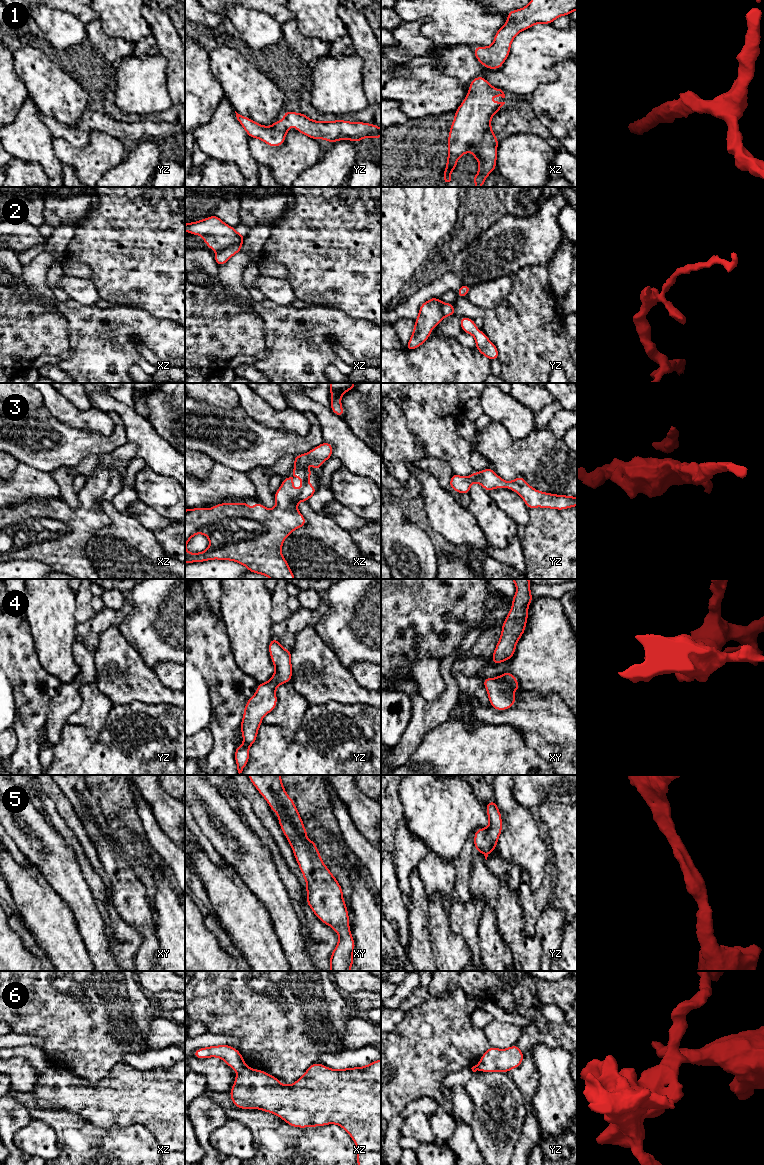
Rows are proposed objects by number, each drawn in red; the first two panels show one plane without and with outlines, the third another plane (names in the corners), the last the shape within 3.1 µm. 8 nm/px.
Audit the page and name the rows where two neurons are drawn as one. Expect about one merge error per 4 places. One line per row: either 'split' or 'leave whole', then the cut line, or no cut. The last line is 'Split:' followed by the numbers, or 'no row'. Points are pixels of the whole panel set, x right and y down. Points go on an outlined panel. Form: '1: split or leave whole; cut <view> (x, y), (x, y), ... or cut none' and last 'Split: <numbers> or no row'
1: leave whole; cut none
2: split; cut xz (239, 235), (239, 239), (236, 242), (220, 251)
3: leave whole; cut none
4: leave whole; cut none
5: leave whole; cut none
6: split; cut xz (246, 1066), (238, 1072)
Split: 2, 6

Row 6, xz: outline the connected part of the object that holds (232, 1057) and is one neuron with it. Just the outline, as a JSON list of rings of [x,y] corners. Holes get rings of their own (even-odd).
[[[230,1045],[209,1046],[195,1050],[192,1055],[199,1059],[218,1057],[237,1072],[246,1068],[246,1063],[241,1053]]]

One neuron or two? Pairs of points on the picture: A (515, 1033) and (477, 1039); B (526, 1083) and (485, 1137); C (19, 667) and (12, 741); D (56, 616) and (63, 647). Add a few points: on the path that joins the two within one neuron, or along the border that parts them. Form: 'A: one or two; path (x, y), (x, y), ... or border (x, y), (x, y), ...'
A: two; border (482, 1030), (490, 1045)
B: two; border (507, 1073), (528, 1106)
C: two; border (12, 727), (18, 739), (18, 746), (13, 753)
D: one; path (56, 624), (56, 639)

